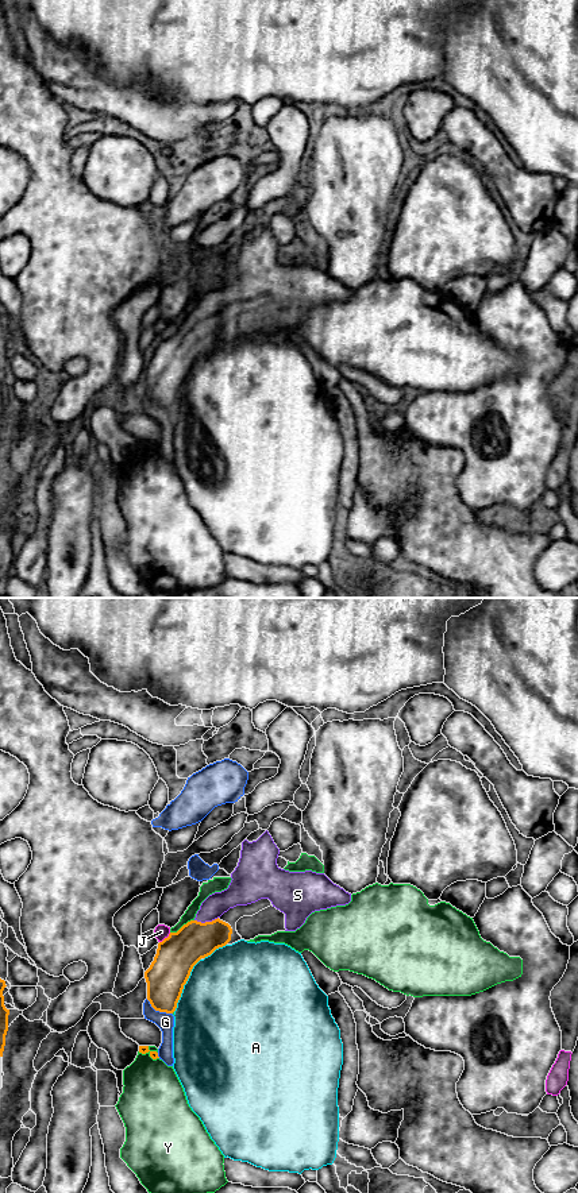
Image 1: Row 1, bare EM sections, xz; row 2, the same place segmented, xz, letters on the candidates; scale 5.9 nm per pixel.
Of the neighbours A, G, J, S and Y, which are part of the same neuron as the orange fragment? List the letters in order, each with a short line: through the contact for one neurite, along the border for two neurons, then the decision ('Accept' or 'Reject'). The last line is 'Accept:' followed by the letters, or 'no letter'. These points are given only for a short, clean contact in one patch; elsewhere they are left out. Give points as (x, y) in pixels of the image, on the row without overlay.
A: Reject
G: Reject
J: Reject
S: Line: xz (180, 347), (205, 317), (227, 294), (237, 289). Accept
Y: Reject
Accept: S

